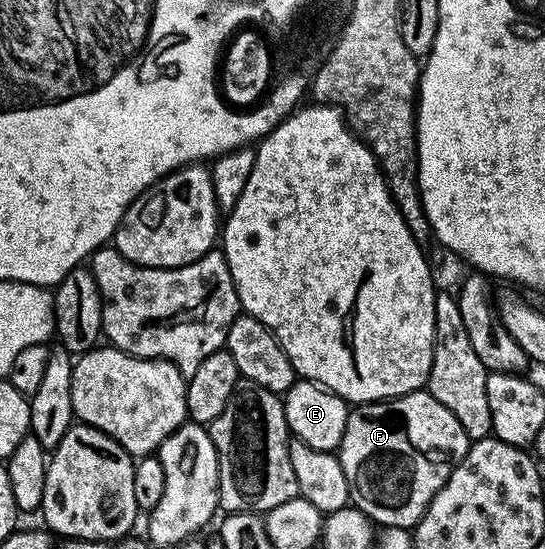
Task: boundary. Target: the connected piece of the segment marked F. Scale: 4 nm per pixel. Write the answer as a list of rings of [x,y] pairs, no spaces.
[[[426,390],[353,407],[338,449],[351,503],[384,528],[415,529],[469,446],[466,430]]]

